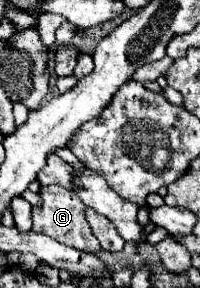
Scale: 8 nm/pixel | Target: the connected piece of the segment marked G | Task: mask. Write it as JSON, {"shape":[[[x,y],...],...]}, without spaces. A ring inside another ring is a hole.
{"shape":[[[43,186],[39,194],[43,198],[43,204],[33,206],[33,228],[31,228],[33,232],[47,234],[57,242],[63,242],[87,254],[99,254],[103,250],[99,240],[91,232],[91,226],[85,218],[85,206],[83,202],[79,202],[79,196],[75,194],[75,190],[63,190],[59,186]]]}

